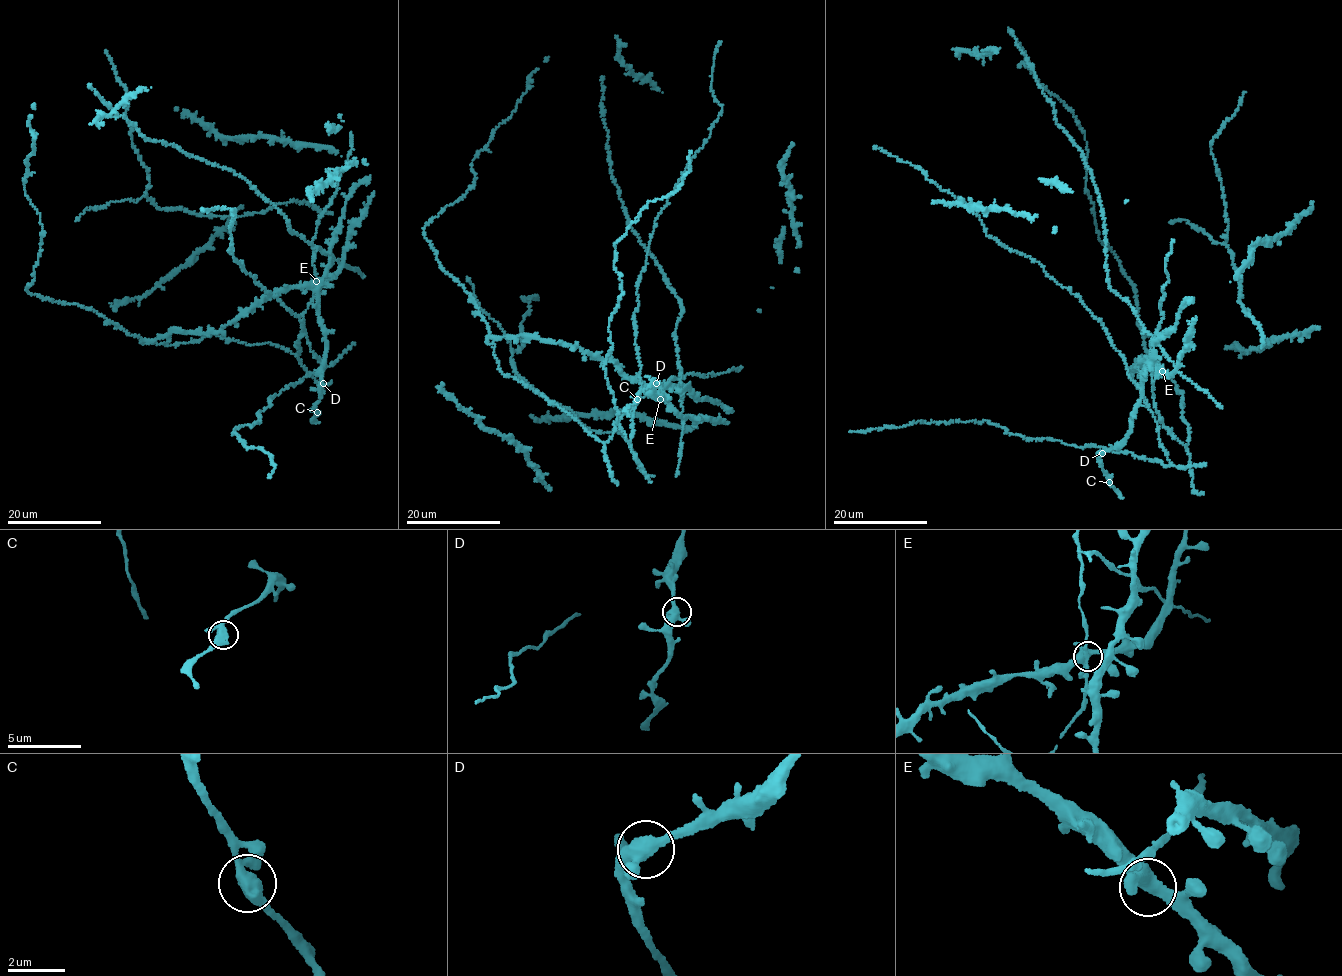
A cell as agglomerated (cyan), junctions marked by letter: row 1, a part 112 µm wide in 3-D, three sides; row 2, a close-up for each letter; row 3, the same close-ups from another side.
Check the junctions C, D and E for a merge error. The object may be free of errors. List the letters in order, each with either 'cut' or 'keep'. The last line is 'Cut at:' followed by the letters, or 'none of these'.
C: keep
D: keep
E: keep
Cut at: none of these

